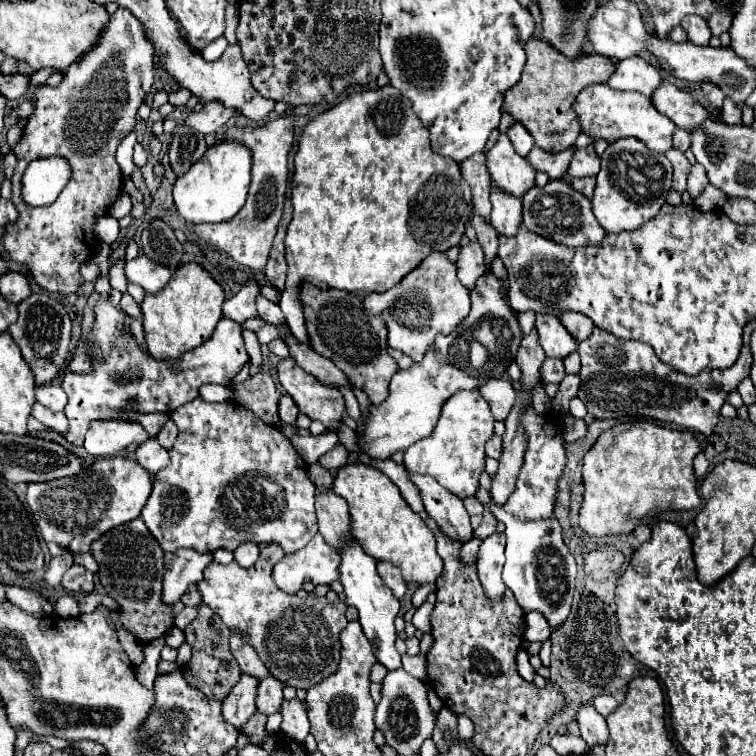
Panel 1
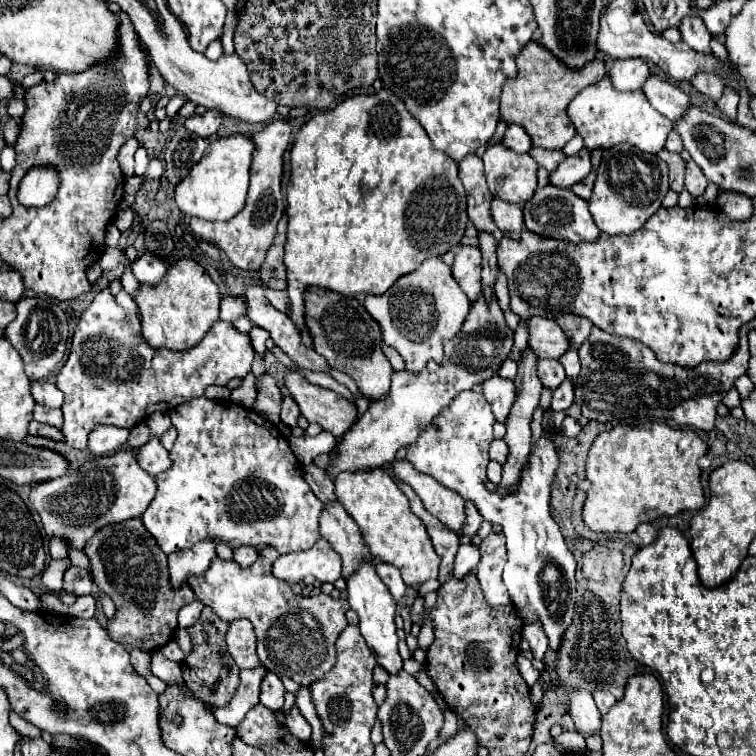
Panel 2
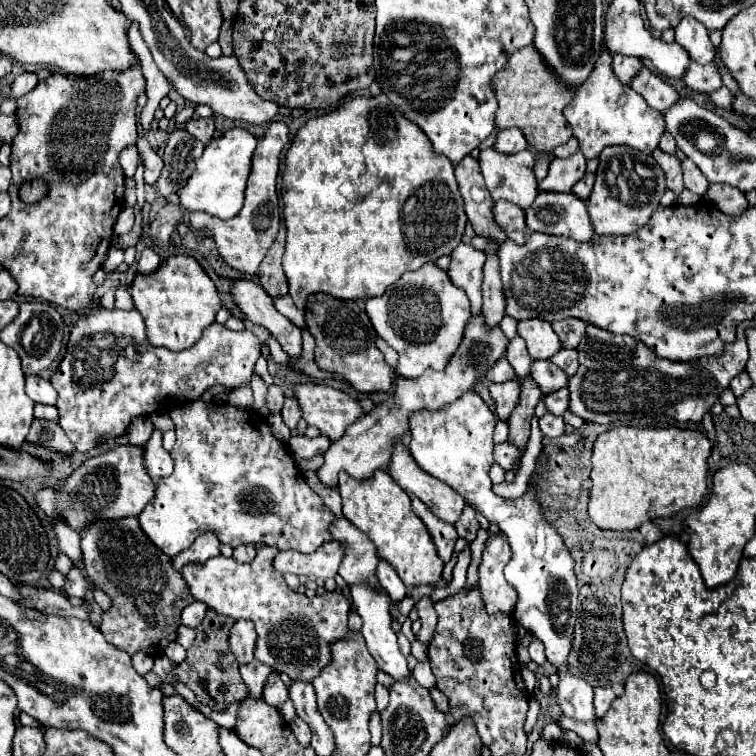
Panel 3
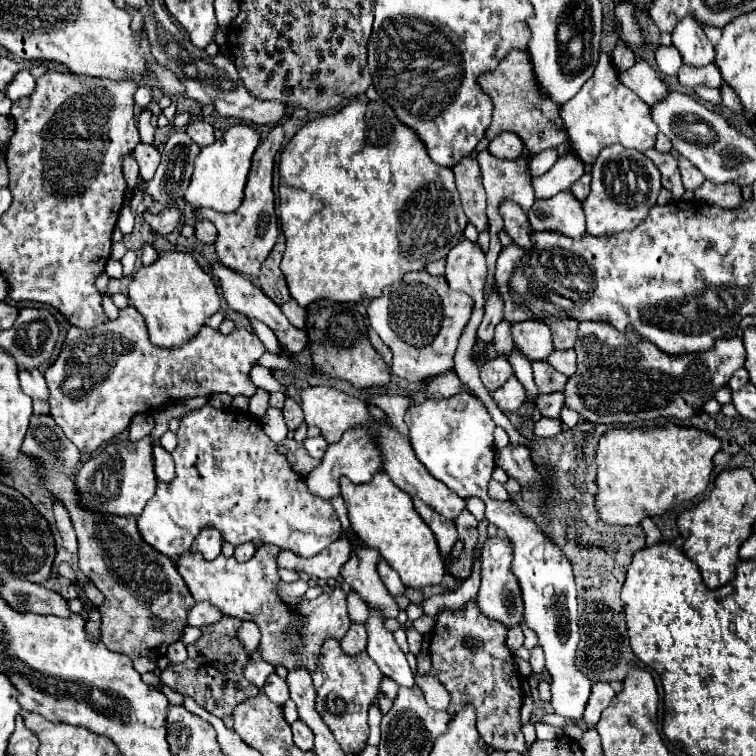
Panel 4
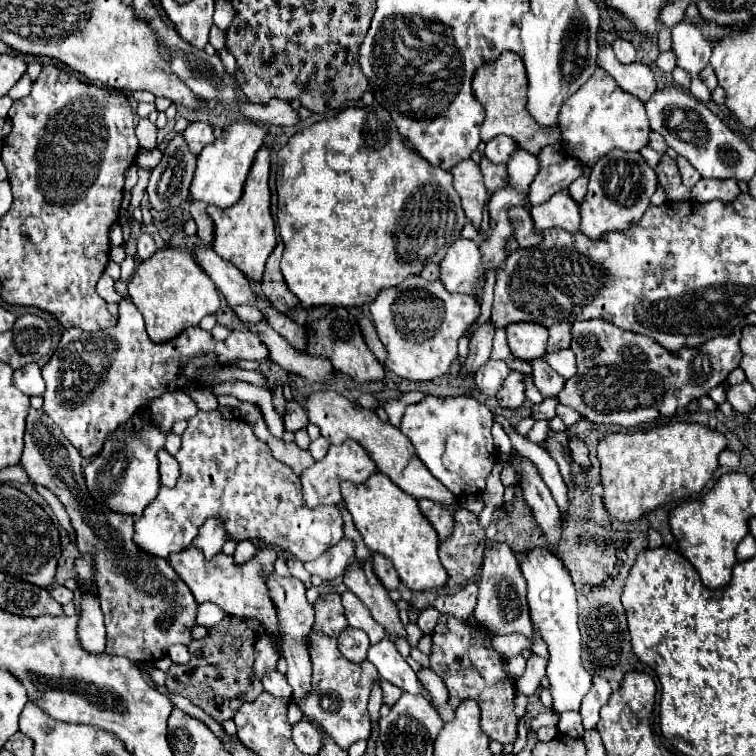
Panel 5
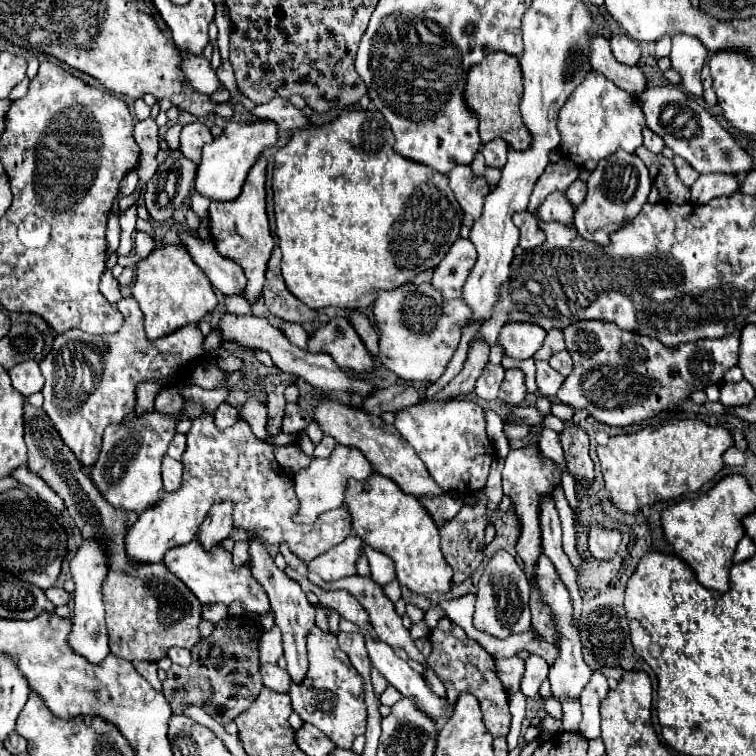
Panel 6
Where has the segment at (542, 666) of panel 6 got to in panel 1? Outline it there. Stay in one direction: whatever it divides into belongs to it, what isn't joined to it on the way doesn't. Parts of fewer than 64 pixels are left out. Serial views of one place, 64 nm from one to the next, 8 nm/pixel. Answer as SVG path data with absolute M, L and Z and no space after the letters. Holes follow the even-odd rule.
M528 612L526 614L526 632L524 638L530 642L544 642L550 638L550 628L548 628L548 620L544 620L544 616L540 616L538 612Z

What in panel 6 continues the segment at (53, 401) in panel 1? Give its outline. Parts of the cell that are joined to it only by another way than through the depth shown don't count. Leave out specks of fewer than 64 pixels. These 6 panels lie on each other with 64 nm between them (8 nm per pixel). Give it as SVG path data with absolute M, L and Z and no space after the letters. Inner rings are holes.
M34 360L16 364L12 370L8 370L8 374L12 378L12 386L24 396L42 392L42 388L44 388L44 376L38 368L38 362L34 362Z

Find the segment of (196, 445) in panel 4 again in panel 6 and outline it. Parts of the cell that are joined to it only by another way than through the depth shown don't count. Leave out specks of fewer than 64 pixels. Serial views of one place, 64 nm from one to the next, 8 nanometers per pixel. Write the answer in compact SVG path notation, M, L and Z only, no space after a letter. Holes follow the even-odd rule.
M212 414L192 418L182 464L184 476L180 488L176 492L166 492L152 508L140 514L126 536L126 550L134 562L160 562L170 548L194 540L204 516L210 512L212 504L218 502L234 504L234 530L252 532L264 544L284 542L306 564L340 544L352 532L350 514L344 508L324 512L312 524L294 522L298 508L292 484L294 476L276 466L272 446L258 440L244 420L238 420L226 430L218 430Z

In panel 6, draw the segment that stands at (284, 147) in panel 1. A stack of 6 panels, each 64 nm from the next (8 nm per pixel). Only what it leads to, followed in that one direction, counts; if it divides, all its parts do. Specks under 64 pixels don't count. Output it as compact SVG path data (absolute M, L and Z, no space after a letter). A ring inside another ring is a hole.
M260 156L252 166L246 184L242 188L242 194L236 200L210 204L210 234L216 250L224 258L230 258L242 266L248 278L244 298L252 304L262 292L266 262L274 248L274 238L270 234L270 222L266 214L266 158L264 156Z

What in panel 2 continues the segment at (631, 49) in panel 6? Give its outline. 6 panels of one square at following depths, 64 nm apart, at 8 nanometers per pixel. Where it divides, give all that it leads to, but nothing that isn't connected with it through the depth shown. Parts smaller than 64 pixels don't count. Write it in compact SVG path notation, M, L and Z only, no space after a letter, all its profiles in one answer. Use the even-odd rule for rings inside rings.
M640 58L614 60L608 70L608 76L616 90L642 90L648 76L652 76L652 70Z

